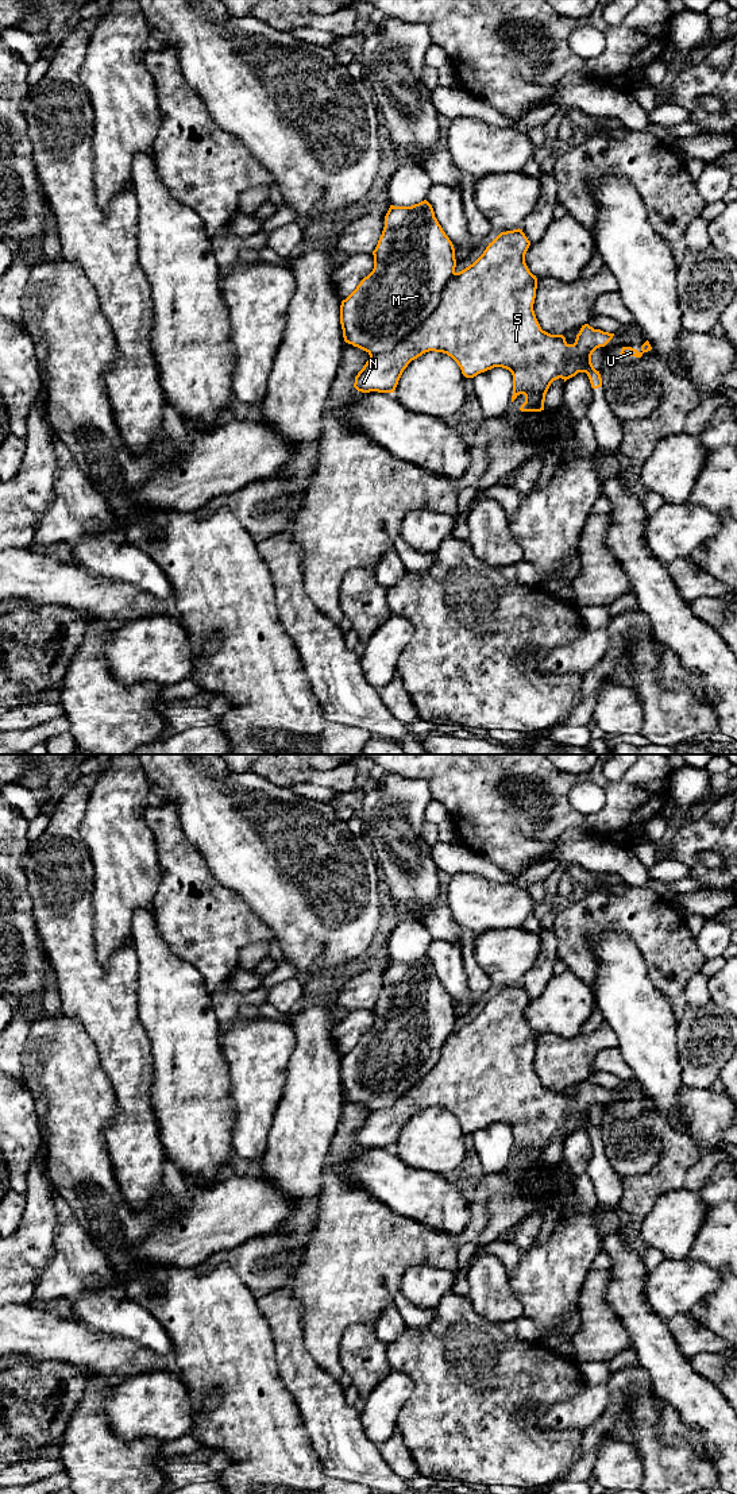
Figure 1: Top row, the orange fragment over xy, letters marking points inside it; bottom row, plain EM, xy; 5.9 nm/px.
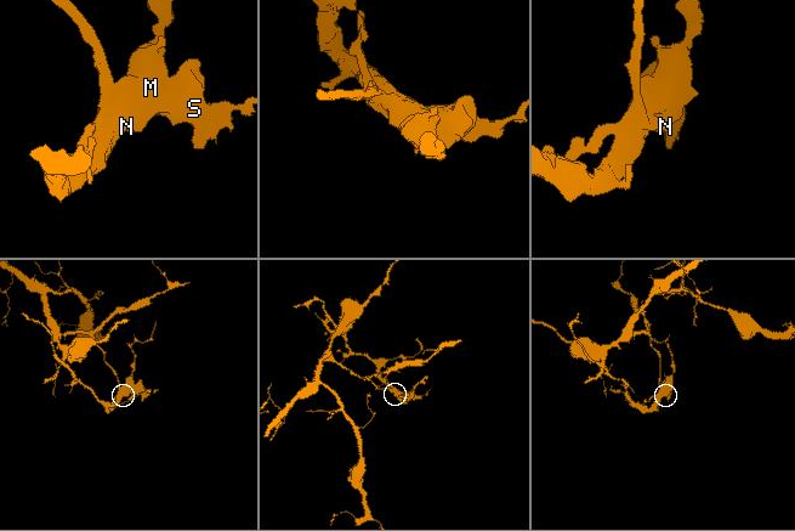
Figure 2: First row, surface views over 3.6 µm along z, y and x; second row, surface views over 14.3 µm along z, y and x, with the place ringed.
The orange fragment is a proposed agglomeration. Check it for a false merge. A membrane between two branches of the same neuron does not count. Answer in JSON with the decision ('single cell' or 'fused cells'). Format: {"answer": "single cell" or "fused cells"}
{"answer": "fused cells"}

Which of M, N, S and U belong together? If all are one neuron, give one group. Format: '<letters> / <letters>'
M / N S U

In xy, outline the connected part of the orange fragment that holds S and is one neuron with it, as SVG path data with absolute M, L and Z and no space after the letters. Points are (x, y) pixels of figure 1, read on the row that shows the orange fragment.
M520 228L501 232L472 265L448 279L439 305L417 329L387 352L370 356L355 377L354 387L362 393L394 393L408 364L429 351L451 356L466 378L494 367L509 370L513 375L512 402L520 394L525 395L521 412L544 410L545 394L559 378L566 382L578 372L586 372L591 387L601 387L602 378L591 363L591 355L605 347L614 333L584 324L575 343L568 344L563 335L541 329L533 310L537 278L525 263L529 246L530 242Z

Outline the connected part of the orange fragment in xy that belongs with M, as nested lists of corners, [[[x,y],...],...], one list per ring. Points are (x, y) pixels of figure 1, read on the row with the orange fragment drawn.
[[[427,200],[412,206],[390,205],[373,255],[373,271],[340,305],[344,341],[370,356],[391,350],[433,313],[456,267],[454,244]]]

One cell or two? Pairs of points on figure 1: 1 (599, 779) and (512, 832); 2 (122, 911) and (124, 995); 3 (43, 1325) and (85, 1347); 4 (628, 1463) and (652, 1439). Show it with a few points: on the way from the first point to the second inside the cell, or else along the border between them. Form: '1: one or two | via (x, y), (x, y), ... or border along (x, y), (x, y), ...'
1: one | via (578, 779), (564, 782), (533, 810)
2: two | border along (92, 938), (104, 964), (131, 944)
3: one | via (54, 1336), (74, 1343)
4: two | border along (636, 1447), (641, 1460), (643, 1479)

